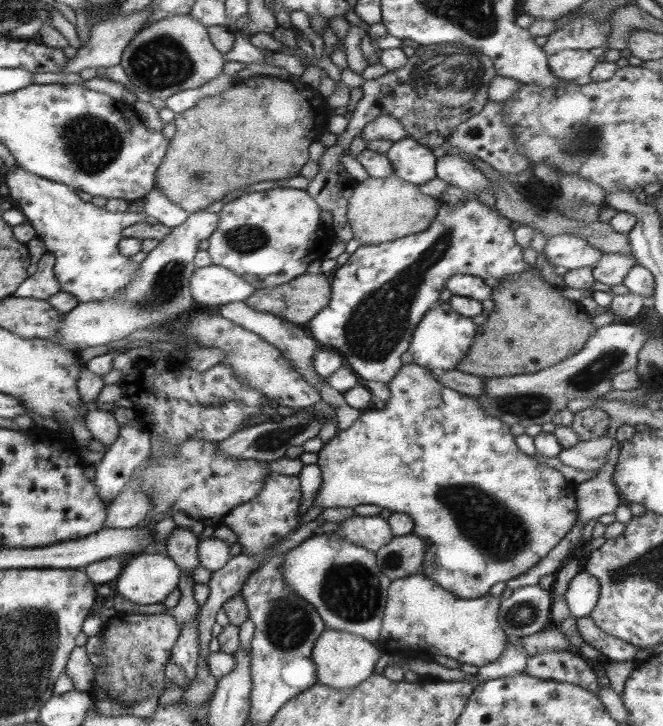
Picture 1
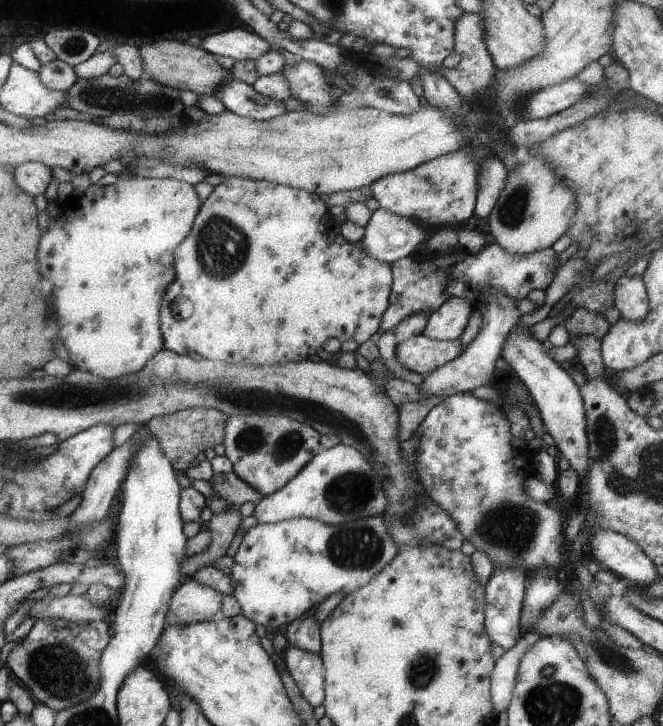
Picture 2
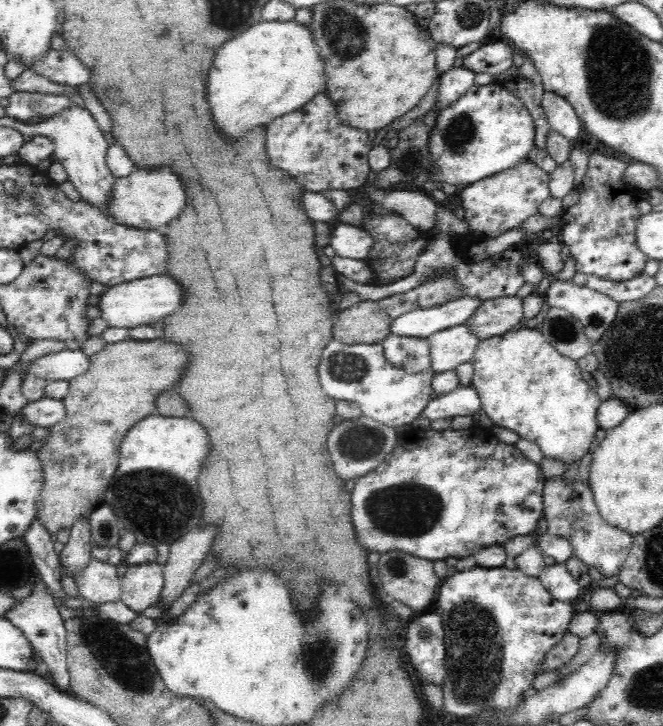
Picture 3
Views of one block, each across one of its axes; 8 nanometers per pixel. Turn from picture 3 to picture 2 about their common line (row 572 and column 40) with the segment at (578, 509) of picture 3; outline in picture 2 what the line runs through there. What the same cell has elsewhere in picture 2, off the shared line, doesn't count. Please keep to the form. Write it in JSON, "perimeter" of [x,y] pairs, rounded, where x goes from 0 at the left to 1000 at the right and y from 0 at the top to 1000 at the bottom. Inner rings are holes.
{"perimeter":[[[68,820],[56,829],[45,829],[41,822],[32,828],[29,837],[17,844],[3,862],[6,877],[41,850],[56,853],[87,851],[103,855],[164,855],[169,840],[137,832],[125,820],[81,822]]]}

